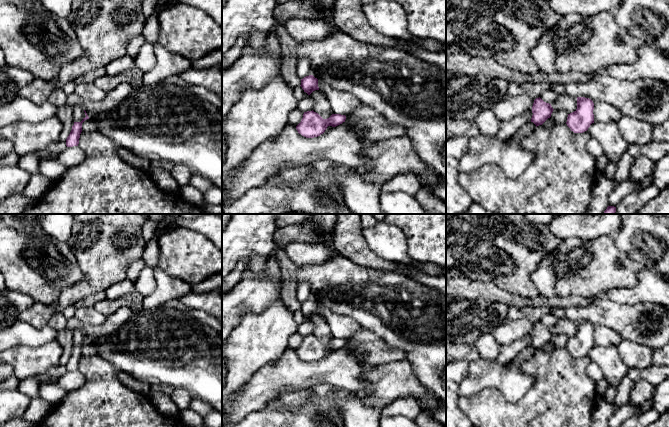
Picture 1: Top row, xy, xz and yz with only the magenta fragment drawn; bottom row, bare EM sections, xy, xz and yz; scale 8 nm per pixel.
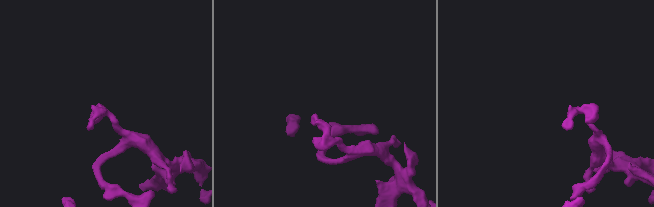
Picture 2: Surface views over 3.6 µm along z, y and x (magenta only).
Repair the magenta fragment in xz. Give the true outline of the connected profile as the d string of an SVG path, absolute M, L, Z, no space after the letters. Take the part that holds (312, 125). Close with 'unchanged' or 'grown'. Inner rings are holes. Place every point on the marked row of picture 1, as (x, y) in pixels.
M312 110L304 112L303 118L296 129L299 134L306 138L314 138L323 134L328 126L336 127L345 120L346 116L341 114L332 114L329 118L323 119Z; unchanged

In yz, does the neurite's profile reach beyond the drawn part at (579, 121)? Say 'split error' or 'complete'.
complete

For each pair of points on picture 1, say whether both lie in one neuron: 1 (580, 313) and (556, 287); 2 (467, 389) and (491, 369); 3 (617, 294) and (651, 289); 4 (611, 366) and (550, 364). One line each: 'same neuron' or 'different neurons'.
1: different neurons
2: same neuron
3: same neuron
4: different neurons

